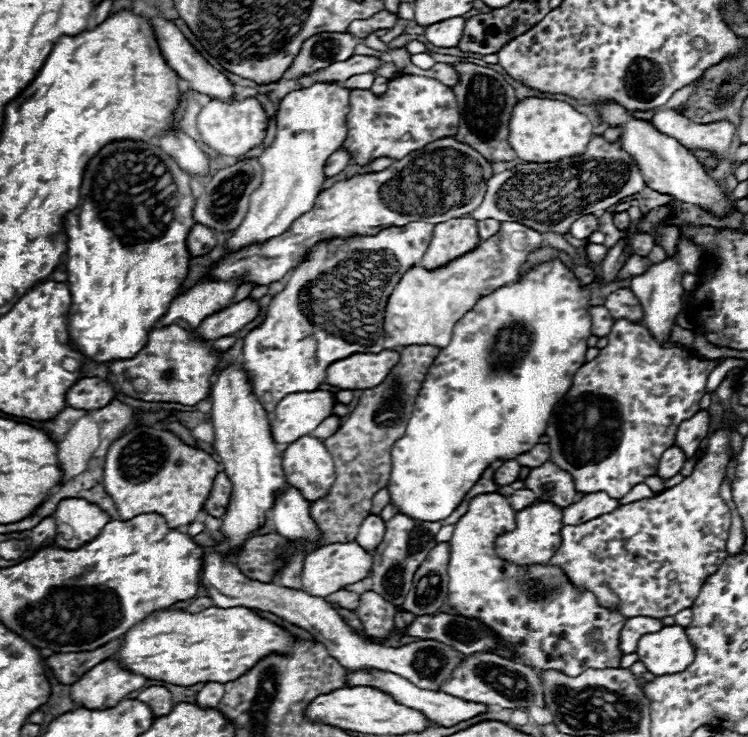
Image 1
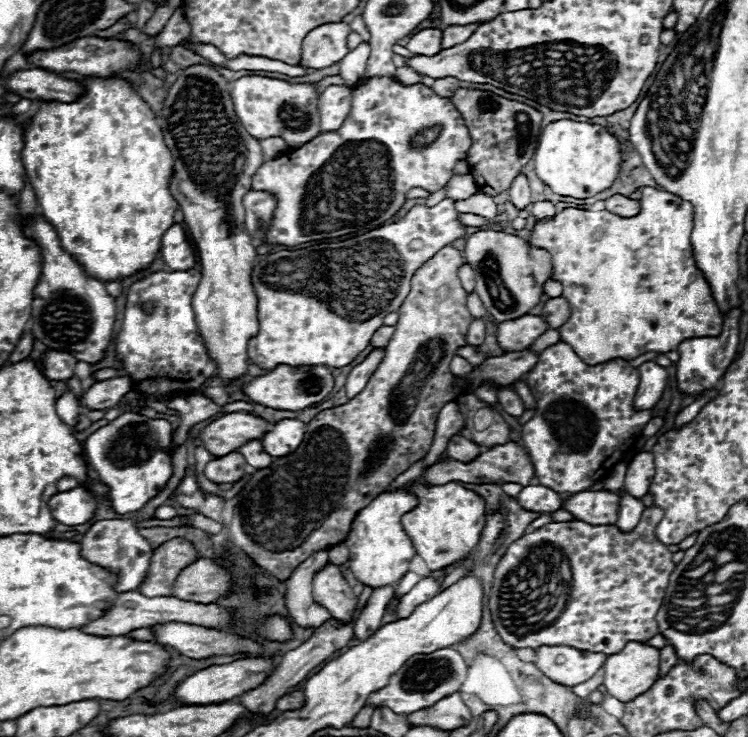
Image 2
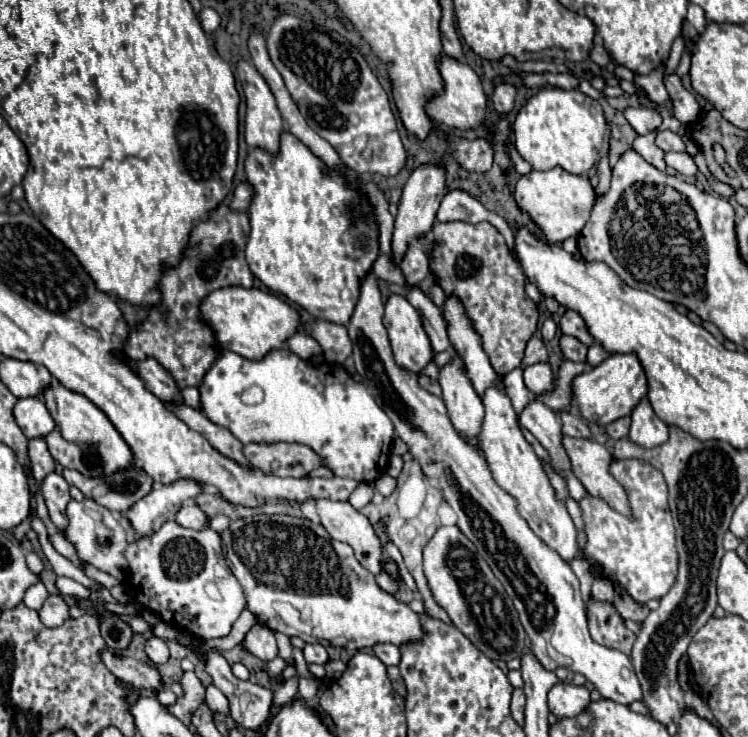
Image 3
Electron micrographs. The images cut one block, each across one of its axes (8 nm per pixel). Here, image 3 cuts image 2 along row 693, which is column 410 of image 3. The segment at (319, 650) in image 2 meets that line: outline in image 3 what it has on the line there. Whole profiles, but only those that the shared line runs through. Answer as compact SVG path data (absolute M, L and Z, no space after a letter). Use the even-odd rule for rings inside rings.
M416 240L408 246L408 252L400 264L400 270L402 270L408 286L416 286L418 282L422 282L428 276L428 272L430 272L428 270L428 256Z

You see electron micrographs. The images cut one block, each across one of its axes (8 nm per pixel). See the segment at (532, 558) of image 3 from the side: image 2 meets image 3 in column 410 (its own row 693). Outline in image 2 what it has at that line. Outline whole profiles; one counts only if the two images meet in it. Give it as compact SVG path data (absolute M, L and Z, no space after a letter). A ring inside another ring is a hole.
M452 648L436 650L432 654L416 654L398 670L398 674L390 678L388 686L372 692L366 704L380 704L380 706L388 706L396 714L410 714L420 708L432 706L434 702L438 702L440 698L446 698L448 694L458 692L466 676L468 676L468 664L460 656L460 652ZM444 666L448 666L448 674L442 674Z

